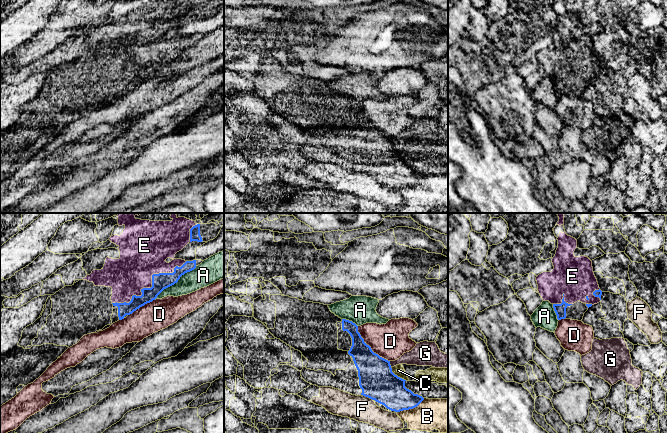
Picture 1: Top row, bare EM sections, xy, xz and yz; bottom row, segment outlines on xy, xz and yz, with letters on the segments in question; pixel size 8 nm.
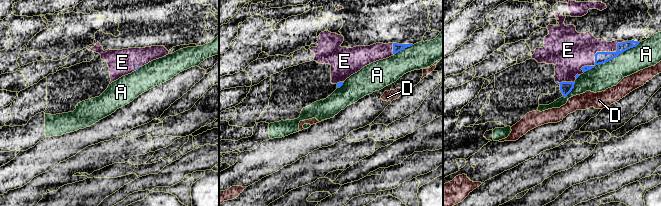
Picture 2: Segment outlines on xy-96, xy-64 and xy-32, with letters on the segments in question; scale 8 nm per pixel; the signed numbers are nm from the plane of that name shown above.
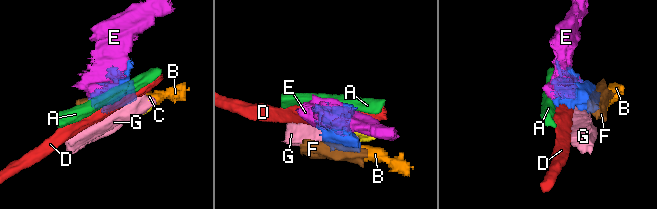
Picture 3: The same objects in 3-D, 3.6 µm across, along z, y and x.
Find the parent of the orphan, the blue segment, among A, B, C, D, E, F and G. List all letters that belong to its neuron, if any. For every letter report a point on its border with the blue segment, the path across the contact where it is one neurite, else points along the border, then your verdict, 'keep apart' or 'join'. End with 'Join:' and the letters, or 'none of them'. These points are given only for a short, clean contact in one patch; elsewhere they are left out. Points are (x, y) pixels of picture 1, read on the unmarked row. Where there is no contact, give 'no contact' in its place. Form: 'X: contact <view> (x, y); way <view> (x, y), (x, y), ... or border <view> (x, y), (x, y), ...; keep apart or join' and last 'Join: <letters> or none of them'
A: contact xy (175, 58); keep apart
B: contact xz (410, 184); border xz (424, 174), (416, 182), (397, 188); keep apart
C: contact xz (397, 152); border xz (391, 144), (395, 150), (406, 156); keep apart
D: contact xz (370, 123); keep apart
E: contact xy (152, 61); keep apart
F: contact xz (368, 173); keep apart
G: contact xz (389, 140); keep apart
Join: none of them

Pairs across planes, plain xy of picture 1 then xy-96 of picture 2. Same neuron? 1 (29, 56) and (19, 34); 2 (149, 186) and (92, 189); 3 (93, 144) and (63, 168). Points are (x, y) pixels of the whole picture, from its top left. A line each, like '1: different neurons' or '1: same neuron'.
1: same neuron
2: different neurons
3: different neurons

